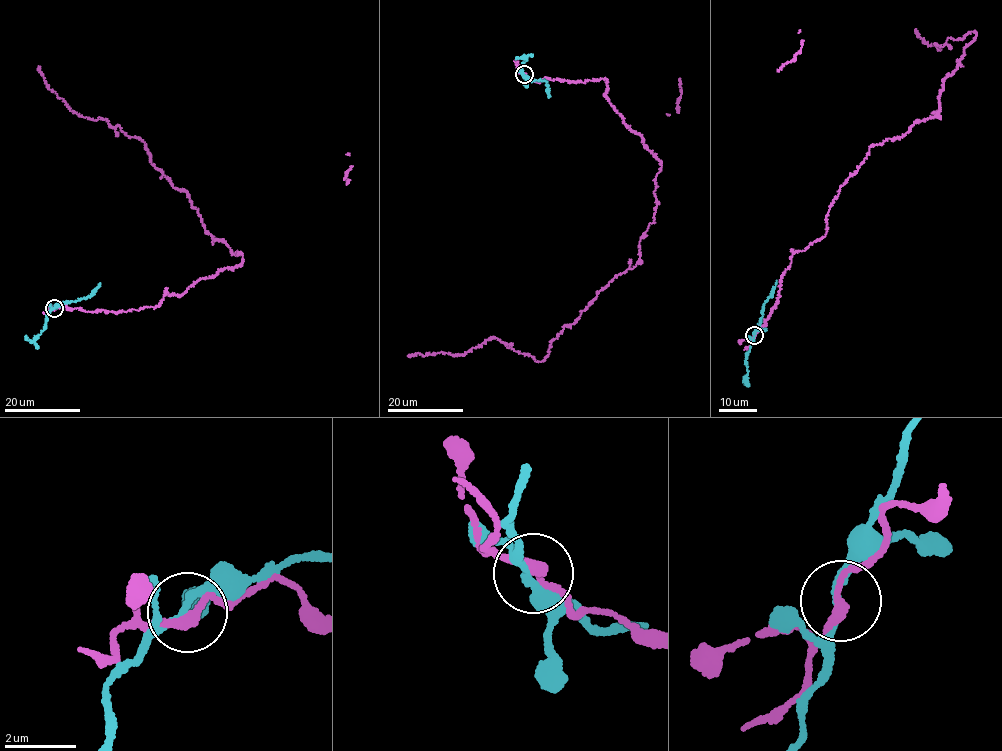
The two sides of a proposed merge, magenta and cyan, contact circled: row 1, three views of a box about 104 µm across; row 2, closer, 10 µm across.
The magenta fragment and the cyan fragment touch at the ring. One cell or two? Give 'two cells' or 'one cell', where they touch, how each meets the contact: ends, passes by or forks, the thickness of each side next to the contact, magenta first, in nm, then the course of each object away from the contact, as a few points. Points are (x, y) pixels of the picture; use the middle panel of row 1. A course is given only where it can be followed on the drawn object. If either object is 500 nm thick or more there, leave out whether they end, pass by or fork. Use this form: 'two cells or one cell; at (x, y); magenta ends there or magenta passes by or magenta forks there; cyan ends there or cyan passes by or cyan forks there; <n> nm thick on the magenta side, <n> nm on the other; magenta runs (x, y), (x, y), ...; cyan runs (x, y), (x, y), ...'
two cells; at (524, 74); magenta passes by; cyan passes by; 240 nm thick on the magenta side, 180 nm on the other; magenta runs (524, 74), (606, 79), (626, 127), (659, 160), (639, 260), (542, 361), (493, 338), (460, 355), (408, 356); cyan runs (523, 74), (530, 80), (545, 81), (548, 97)

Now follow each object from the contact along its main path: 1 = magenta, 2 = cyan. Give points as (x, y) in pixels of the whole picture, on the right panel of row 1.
1: (754, 335), (793, 253), (824, 236), (870, 146), (936, 115), (943, 79), (975, 36), (938, 49), (915, 29)
2: (754, 336), (776, 281)

